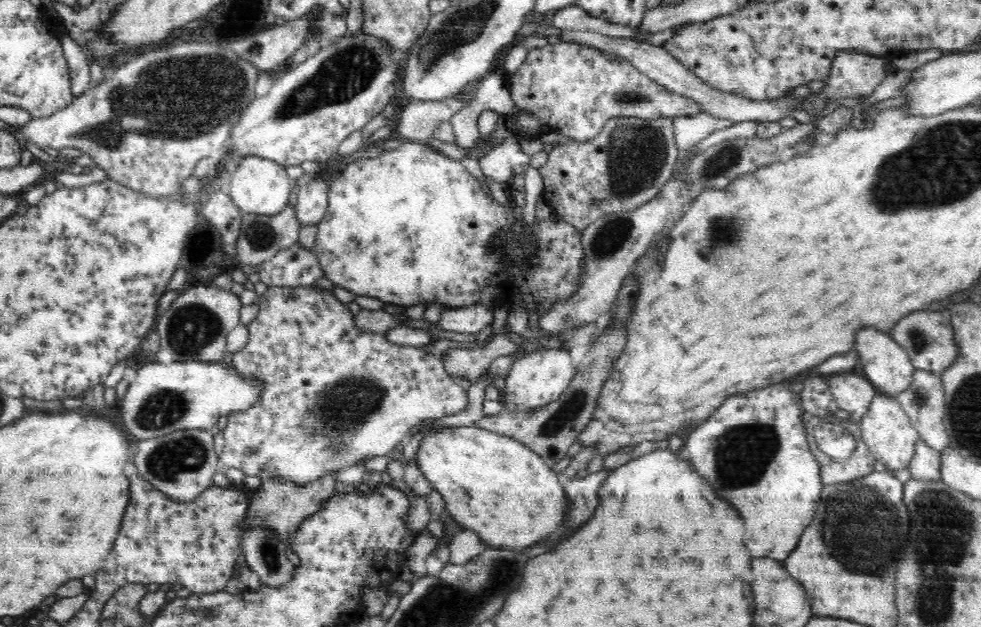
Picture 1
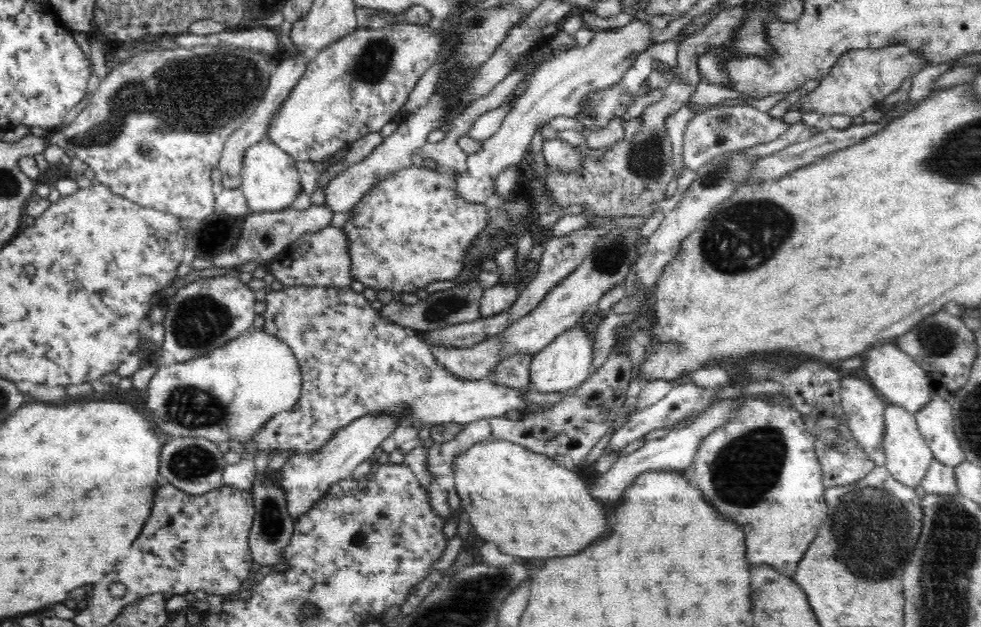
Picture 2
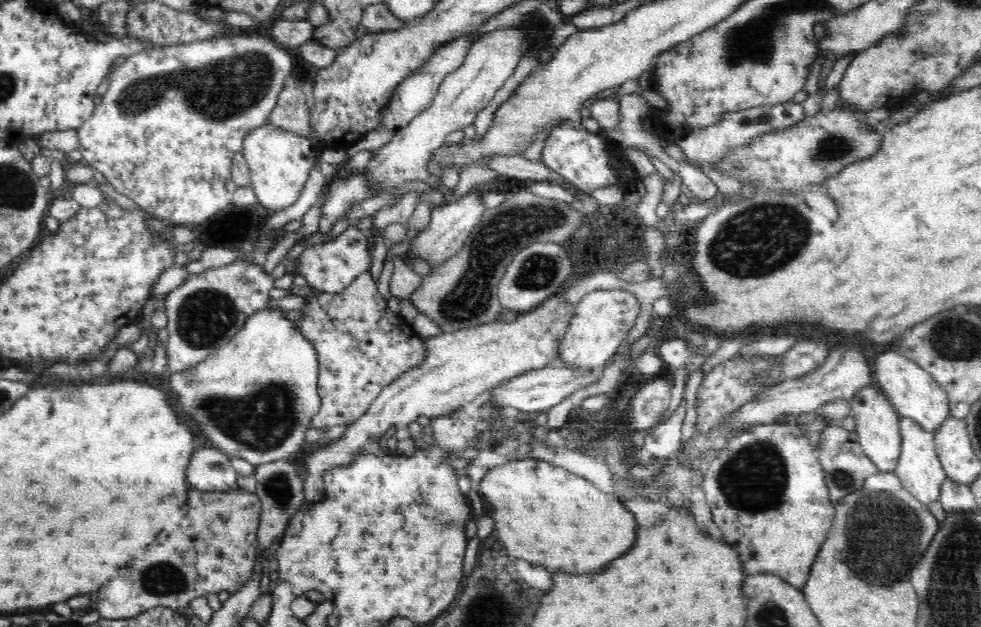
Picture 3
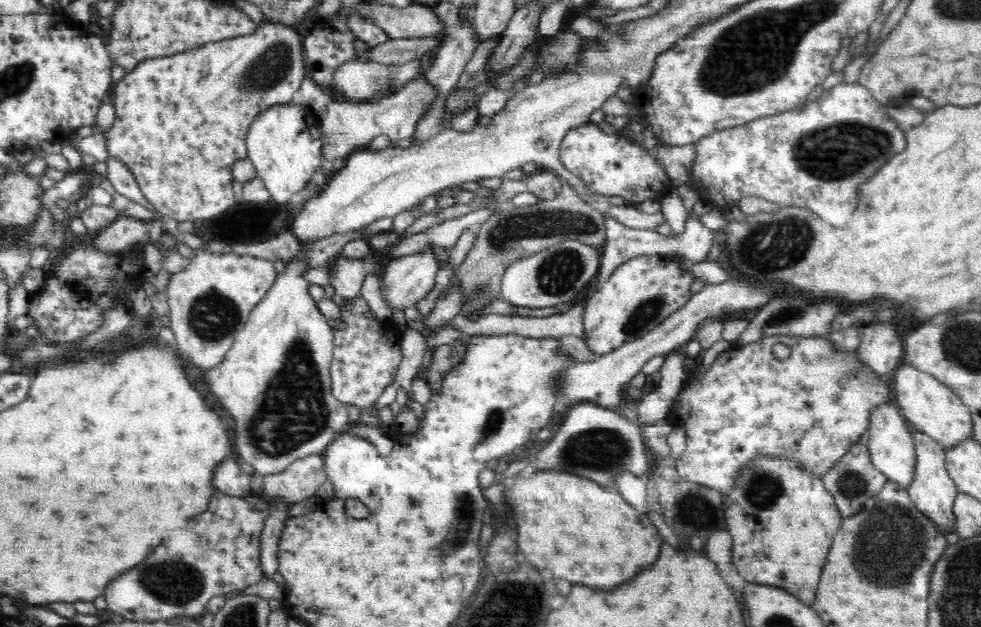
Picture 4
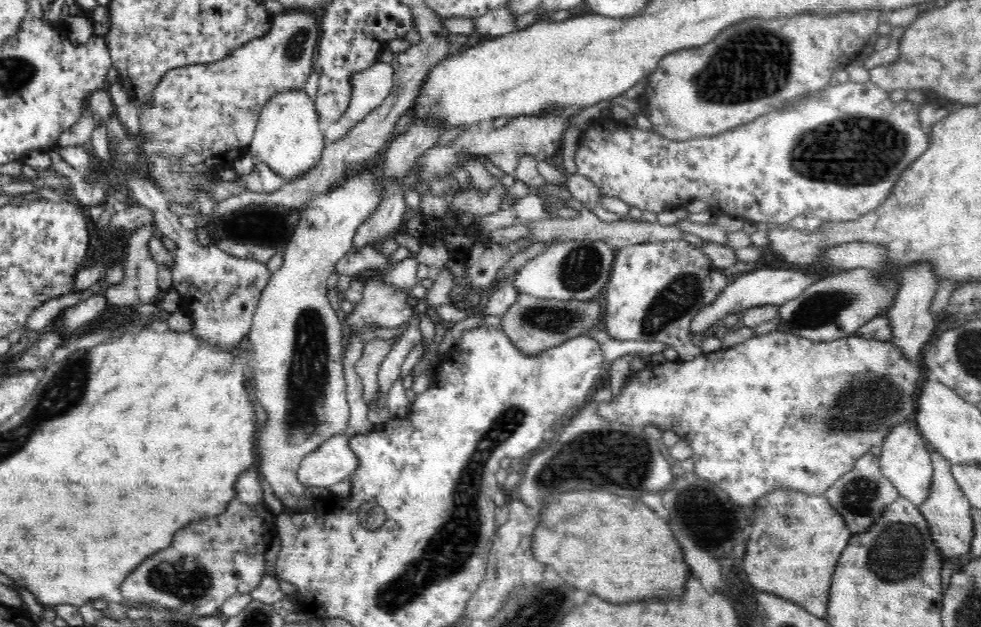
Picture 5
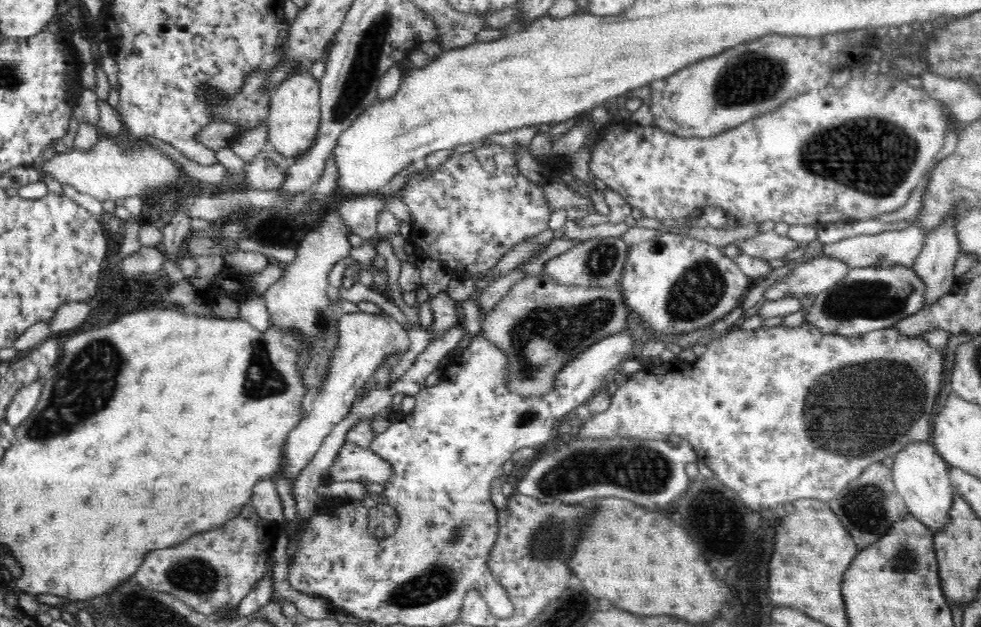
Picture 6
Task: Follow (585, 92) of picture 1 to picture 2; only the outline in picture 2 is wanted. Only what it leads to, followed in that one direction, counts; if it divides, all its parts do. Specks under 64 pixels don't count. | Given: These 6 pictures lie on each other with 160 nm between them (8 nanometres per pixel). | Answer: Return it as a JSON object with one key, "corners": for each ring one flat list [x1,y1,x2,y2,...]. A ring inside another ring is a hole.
{"corners":[[614,84,612,88,608,90,602,90,598,88,598,92,590,94,590,102,594,104,596,117,594,119,588,119,582,114,580,118,584,120,586,124,586,130,594,130,596,126,606,126,610,120,616,118,616,114,620,114,626,106,630,106,634,100,626,94,626,90,618,84]]}

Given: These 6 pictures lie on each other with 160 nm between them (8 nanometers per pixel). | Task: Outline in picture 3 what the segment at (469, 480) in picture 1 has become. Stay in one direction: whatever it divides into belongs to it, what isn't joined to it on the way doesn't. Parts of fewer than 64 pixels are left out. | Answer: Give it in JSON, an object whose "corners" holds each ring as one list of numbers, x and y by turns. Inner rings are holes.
{"corners":[[530,458,510,461,510,464,496,466,484,474,478,490,482,492,486,506,492,508,498,538,510,556,532,564,544,564,548,572,600,572,600,566,604,568,608,560,616,560,616,556,622,556,632,548,632,540,636,540,636,520,622,502,618,502,615,493,606,494,584,477,570,474,558,466]]}

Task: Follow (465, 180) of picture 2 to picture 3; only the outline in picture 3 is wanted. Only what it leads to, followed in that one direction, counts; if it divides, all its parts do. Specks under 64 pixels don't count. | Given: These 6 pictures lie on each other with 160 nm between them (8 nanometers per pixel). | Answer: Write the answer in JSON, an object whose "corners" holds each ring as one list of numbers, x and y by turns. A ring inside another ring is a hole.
{"corners":[[477,187,469,190,457,201,453,200,443,206,434,207,430,212,431,221,427,229,424,229,420,232,420,236,416,236,412,240,412,249,416,249,416,256,423,257,424,260,428,261,428,264,432,265,432,268,440,266,442,262,445,263,448,258,452,258,460,252,464,247,464,240,480,222,482,213,486,208,482,204,482,199,480,199,484,194,481,194]]}

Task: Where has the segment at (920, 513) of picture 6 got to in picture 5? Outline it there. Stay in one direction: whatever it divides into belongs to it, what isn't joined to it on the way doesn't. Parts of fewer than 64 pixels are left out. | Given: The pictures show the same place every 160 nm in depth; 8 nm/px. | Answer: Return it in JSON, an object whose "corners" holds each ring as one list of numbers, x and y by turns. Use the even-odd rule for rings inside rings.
{"corners":[[904,420,888,428,888,436,884,436,878,458,882,474,897,488,900,495,917,507,924,504,929,485,932,484,932,461,929,452,930,447,923,436,920,436,919,430,911,422]]}

